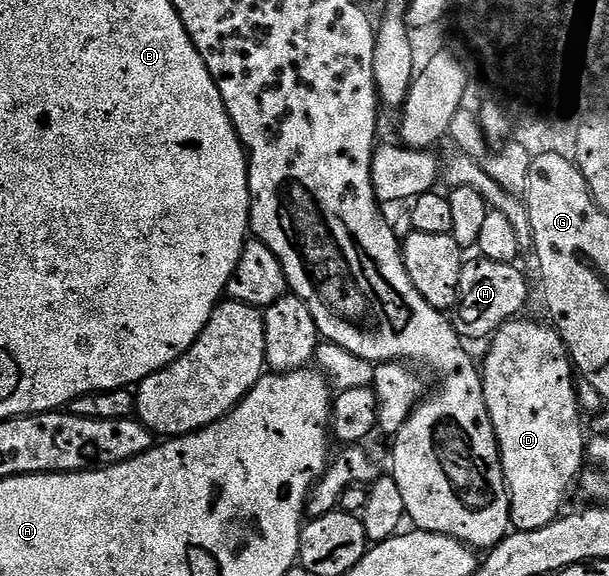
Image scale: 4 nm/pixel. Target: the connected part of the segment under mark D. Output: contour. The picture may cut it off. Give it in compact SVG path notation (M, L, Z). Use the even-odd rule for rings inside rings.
M521 320L504 323L492 336L487 360L481 363L481 378L485 405L489 409L495 439L499 442L503 476L511 498L511 526L515 531L532 531L560 518L571 486L574 483L576 486L585 470L585 437L583 439L583 423L579 420L577 379L560 335L548 324Z

